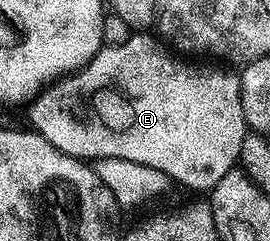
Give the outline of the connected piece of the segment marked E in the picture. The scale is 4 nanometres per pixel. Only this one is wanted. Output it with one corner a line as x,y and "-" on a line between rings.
146,32
131,33
130,39
119,46
103,45
98,55
86,66
81,66
72,74
67,74
53,82
29,103
30,122
29,125
35,134
38,134
56,147
60,152
72,158
81,160
99,160
101,158
115,158
116,160
130,160
132,164
144,164
148,168
156,168
164,172
171,180
171,183
182,186
191,186
194,190
213,191
214,185
224,176
224,172
235,169
238,166
240,156
240,144
248,132
244,108
242,107
242,80
237,73
225,74
214,66
193,66
193,61
183,60
175,56
157,37
149,38
151,35

